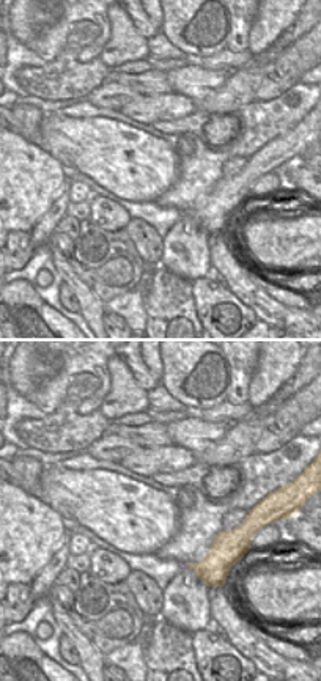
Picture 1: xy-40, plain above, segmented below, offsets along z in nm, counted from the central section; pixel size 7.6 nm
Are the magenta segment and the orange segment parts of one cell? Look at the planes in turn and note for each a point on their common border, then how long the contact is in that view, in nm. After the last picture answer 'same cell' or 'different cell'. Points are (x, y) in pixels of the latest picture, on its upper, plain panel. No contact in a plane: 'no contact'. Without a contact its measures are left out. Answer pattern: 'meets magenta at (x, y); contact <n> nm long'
meets magenta at (188, 214); contact 60 nm long

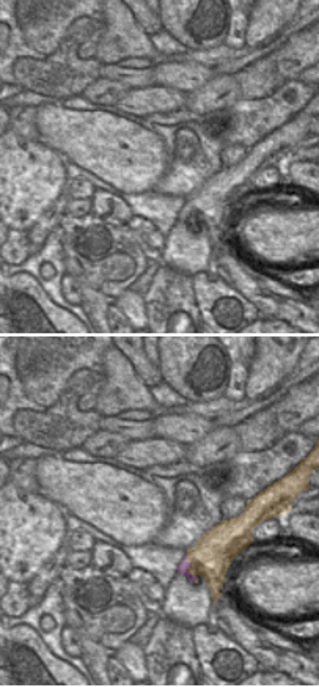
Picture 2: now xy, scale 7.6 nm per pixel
meets magenta at (189, 214); contact 240 nm long

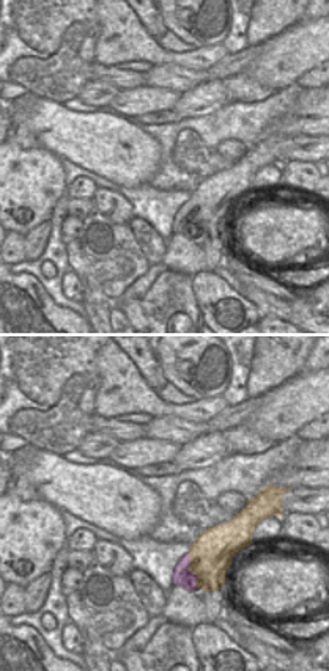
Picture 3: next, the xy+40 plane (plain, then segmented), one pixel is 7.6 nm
meets magenta at (189, 219); contact 280 nm long

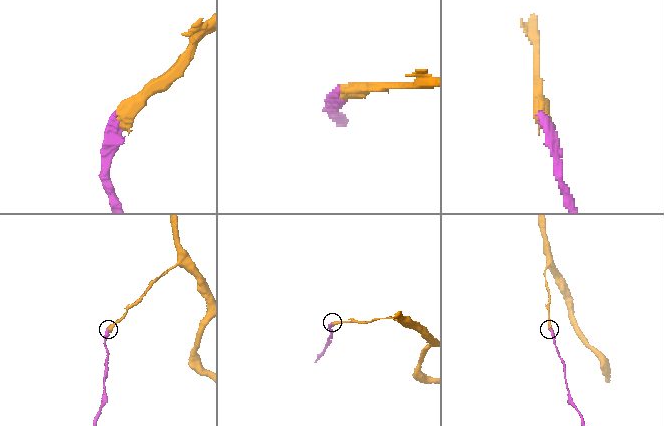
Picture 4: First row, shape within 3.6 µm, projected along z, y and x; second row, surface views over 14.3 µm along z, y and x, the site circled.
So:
same cell

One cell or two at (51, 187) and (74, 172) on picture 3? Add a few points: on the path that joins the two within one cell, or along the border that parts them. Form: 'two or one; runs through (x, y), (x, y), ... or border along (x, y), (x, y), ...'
two; border along (59, 159), (66, 187)

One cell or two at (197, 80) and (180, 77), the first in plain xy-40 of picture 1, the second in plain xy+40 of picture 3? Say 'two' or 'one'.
one

